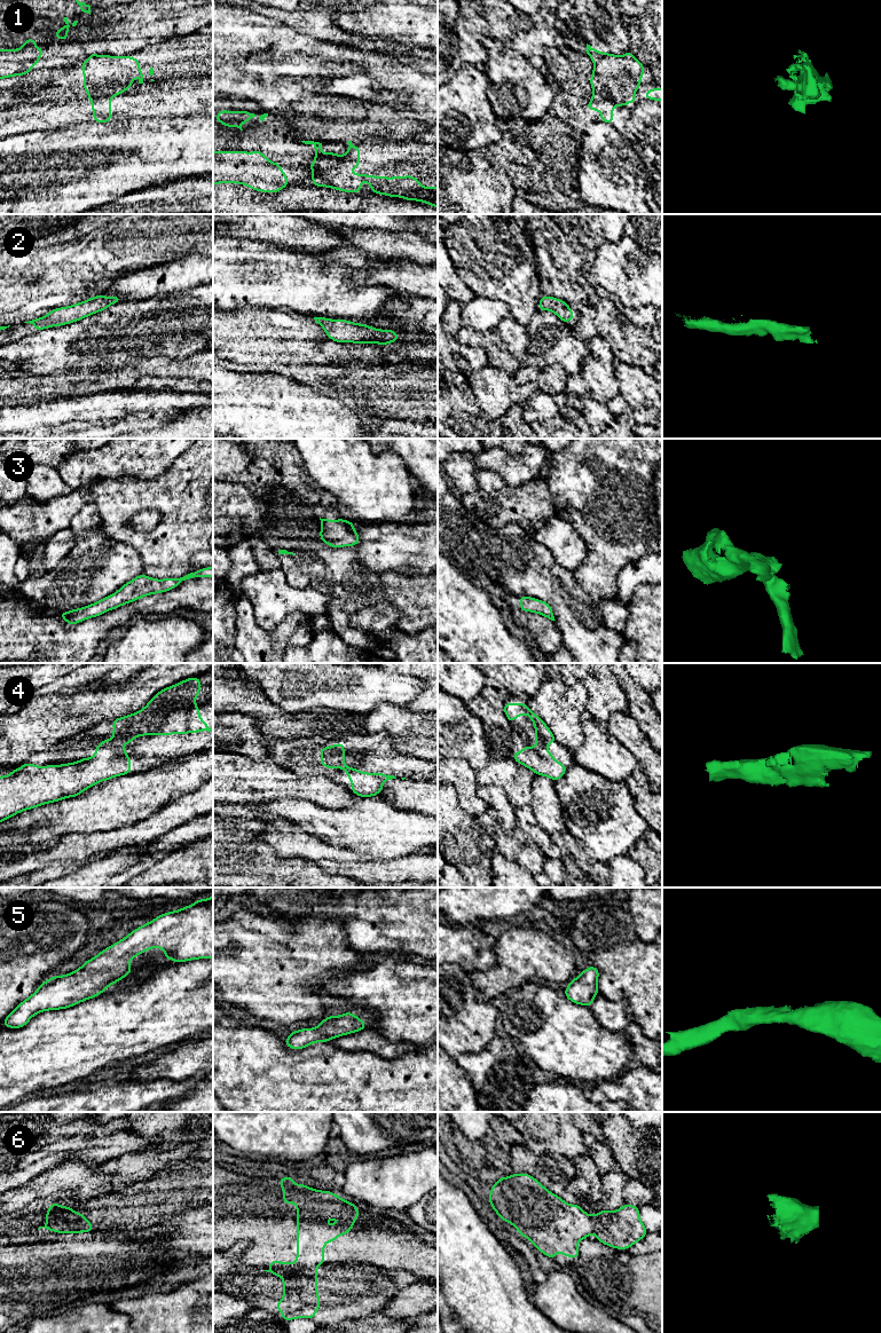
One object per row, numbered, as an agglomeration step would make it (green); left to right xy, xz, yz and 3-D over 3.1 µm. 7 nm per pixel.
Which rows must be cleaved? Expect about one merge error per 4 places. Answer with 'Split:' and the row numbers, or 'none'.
Split: 1, 6

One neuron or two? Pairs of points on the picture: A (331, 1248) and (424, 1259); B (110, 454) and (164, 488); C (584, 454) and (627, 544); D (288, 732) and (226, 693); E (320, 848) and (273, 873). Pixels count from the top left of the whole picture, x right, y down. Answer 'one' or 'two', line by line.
A: one
B: two
C: one
D: one
E: two

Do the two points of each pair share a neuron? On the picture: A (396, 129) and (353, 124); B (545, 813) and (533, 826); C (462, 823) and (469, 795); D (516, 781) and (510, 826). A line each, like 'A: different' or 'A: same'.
A: same
B: different
C: different
D: different

